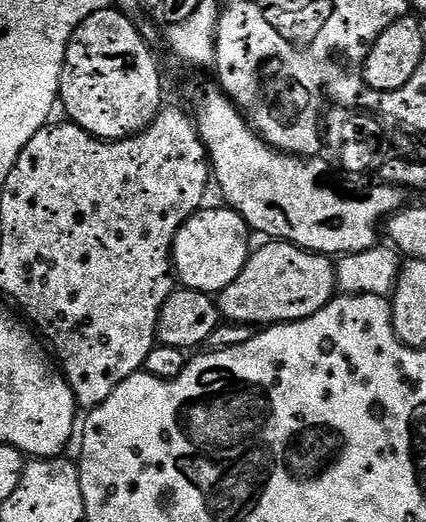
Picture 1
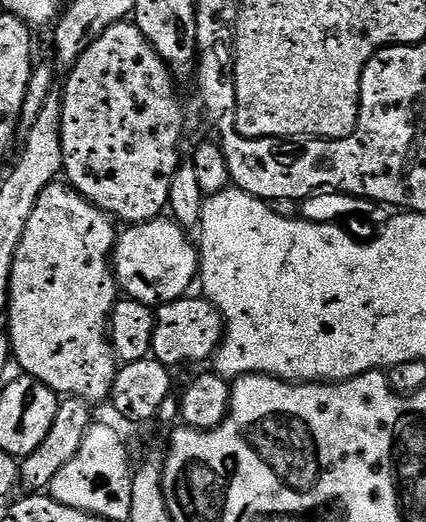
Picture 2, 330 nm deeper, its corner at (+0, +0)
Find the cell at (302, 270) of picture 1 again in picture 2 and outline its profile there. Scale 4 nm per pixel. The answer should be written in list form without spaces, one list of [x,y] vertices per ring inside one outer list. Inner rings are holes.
[[[181,298],[161,304],[155,309],[156,325],[151,359],[162,362],[170,370],[179,364],[196,364],[199,360],[211,361],[224,338],[224,320],[220,311],[203,298]]]

